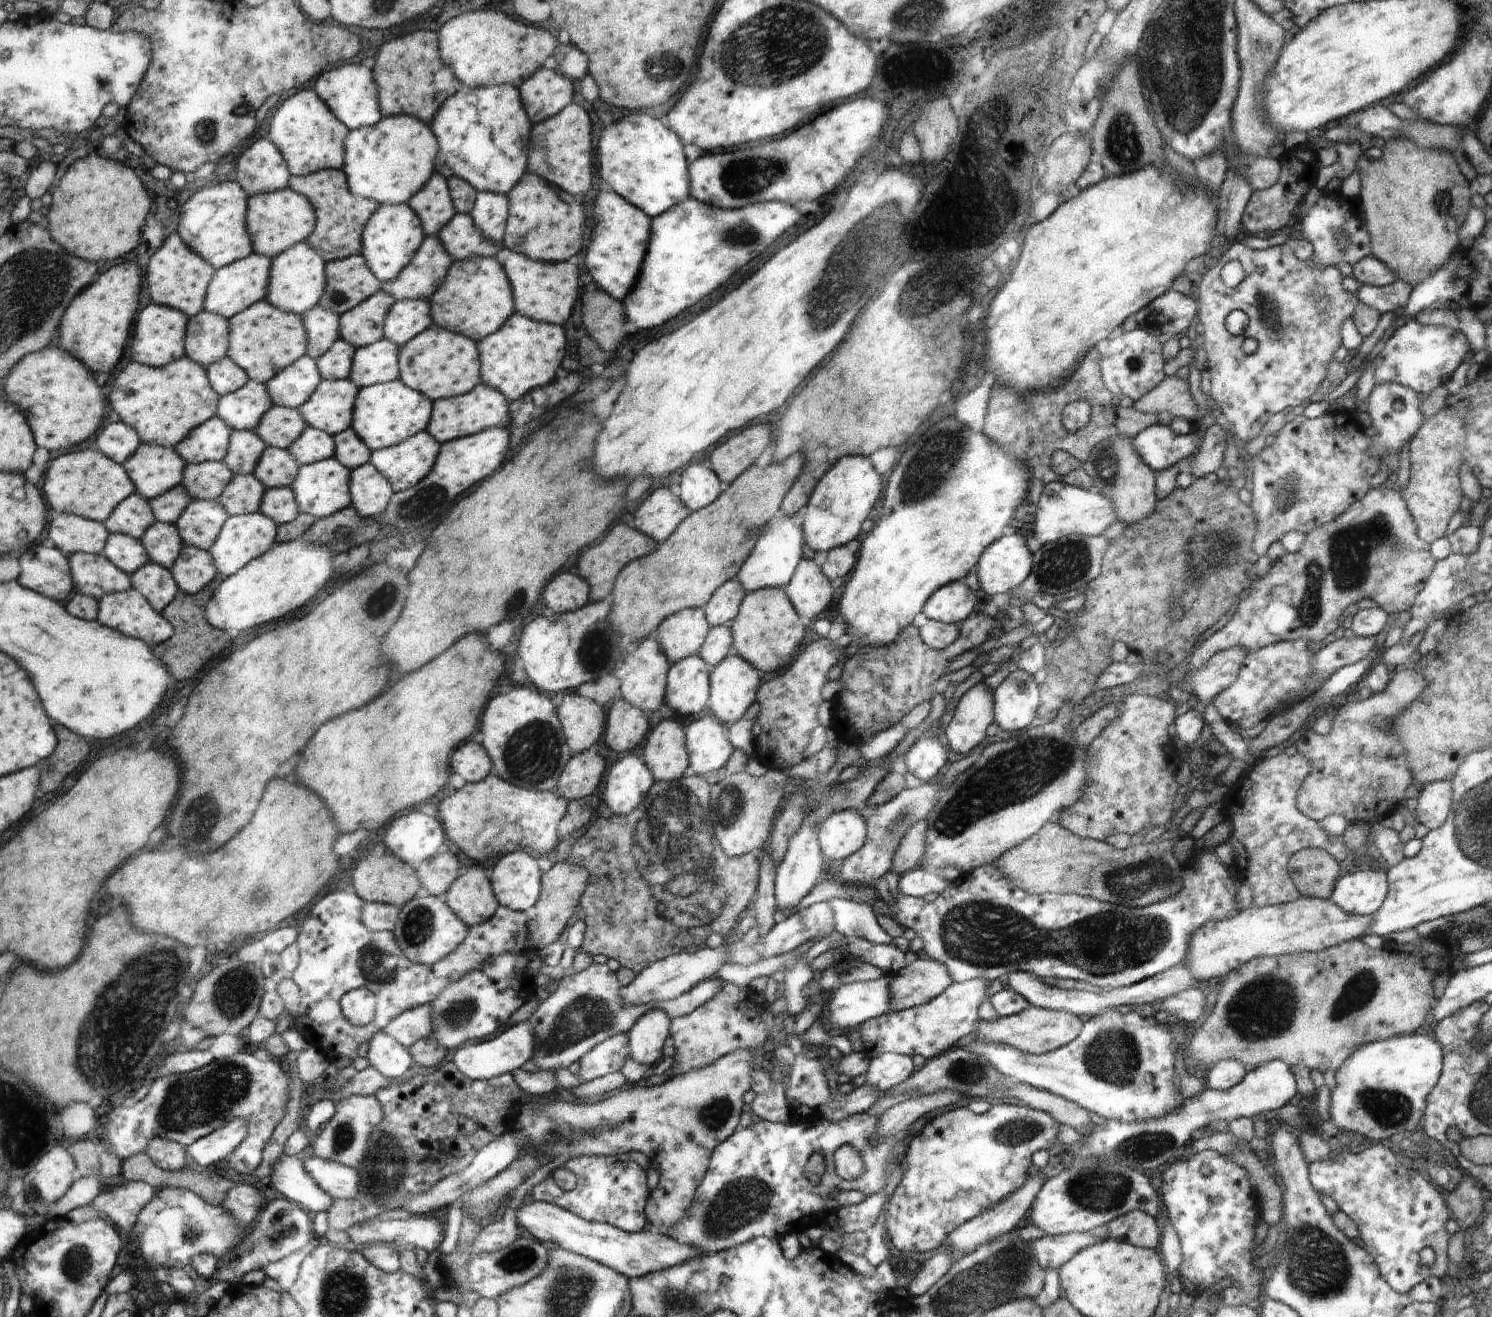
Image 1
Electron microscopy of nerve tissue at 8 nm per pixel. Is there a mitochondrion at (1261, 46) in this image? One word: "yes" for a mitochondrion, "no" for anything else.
yes

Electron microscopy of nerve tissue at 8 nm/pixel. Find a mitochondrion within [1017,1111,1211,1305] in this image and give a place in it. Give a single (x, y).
(1098, 1187)

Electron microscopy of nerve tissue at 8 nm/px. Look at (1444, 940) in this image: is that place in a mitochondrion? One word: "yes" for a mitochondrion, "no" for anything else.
no

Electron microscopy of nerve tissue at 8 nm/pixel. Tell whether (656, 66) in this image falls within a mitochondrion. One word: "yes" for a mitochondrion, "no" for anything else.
yes

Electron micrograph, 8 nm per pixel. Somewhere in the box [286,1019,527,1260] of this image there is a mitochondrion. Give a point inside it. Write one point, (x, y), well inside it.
(387, 1172)

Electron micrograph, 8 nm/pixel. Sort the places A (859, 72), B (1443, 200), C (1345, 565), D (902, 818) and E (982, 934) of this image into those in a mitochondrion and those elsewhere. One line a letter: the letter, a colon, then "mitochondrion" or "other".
A: other
B: mitochondrion
C: mitochondrion
D: mitochondrion
E: mitochondrion

